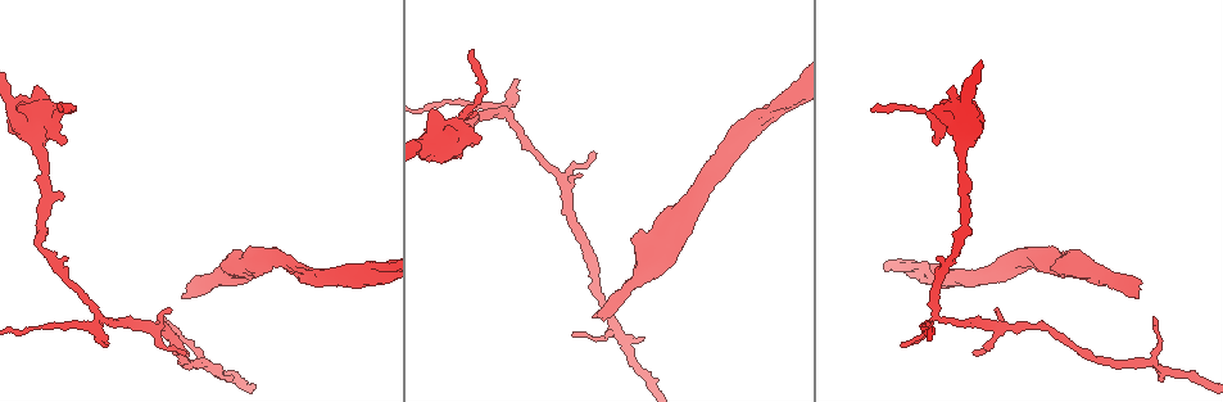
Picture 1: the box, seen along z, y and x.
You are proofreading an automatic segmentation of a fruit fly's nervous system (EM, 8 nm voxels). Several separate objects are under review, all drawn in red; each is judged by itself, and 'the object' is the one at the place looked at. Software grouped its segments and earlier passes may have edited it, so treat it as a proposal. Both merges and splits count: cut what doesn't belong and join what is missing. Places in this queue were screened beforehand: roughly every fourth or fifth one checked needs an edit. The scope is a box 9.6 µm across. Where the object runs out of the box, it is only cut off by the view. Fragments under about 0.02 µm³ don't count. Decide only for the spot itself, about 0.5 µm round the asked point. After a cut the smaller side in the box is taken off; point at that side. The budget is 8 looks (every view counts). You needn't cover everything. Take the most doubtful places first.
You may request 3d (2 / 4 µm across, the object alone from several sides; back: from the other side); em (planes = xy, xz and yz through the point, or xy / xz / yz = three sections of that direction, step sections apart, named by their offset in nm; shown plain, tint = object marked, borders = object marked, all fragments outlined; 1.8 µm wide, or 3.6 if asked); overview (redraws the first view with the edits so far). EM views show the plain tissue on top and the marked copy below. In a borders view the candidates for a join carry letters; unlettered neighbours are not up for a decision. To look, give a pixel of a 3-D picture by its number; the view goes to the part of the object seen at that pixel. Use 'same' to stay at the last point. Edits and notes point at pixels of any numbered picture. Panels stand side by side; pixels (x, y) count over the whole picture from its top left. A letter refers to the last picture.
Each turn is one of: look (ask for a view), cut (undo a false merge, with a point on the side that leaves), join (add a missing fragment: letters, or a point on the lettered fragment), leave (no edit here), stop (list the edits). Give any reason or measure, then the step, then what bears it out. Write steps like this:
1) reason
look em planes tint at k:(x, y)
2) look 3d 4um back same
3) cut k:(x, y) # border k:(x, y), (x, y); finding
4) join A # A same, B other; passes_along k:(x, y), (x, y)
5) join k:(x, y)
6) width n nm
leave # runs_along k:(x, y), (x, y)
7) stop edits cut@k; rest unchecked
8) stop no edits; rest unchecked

free end
look em planes borders at 1:(1138, 296)

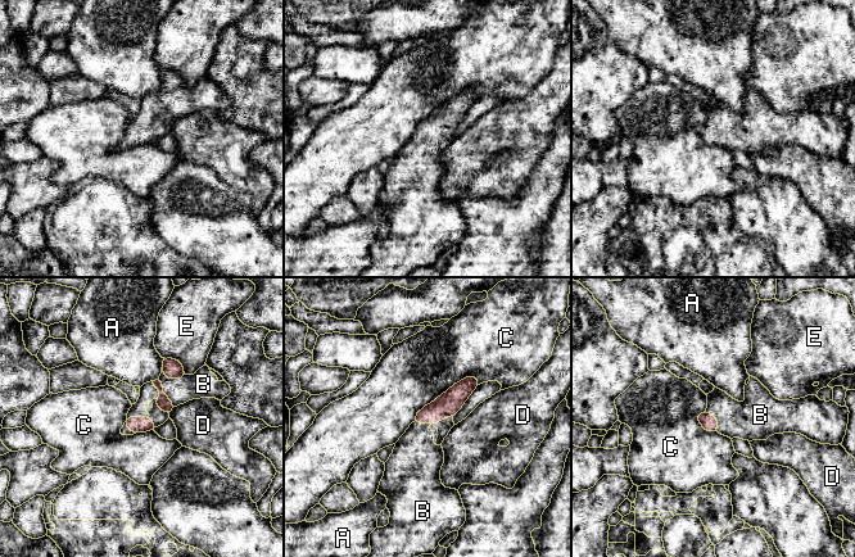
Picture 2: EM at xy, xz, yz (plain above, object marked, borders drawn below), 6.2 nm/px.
join B # A other, B same, C other, D other, E other; the neuron continues

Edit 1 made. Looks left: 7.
look overview

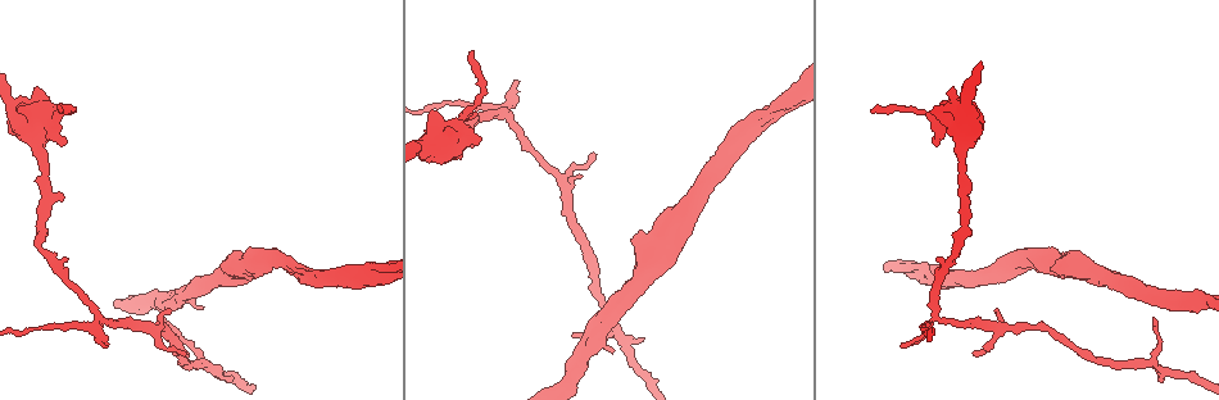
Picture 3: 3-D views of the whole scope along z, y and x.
thick turns thin
look 3d 4um at 3:(1025, 256)

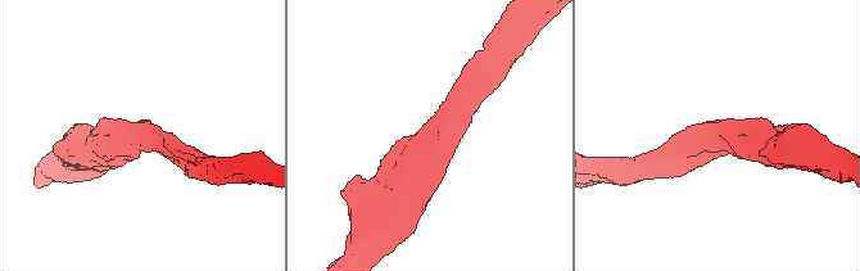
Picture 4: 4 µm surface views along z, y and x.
look em yz step 4 tint at 4:(433, 134)

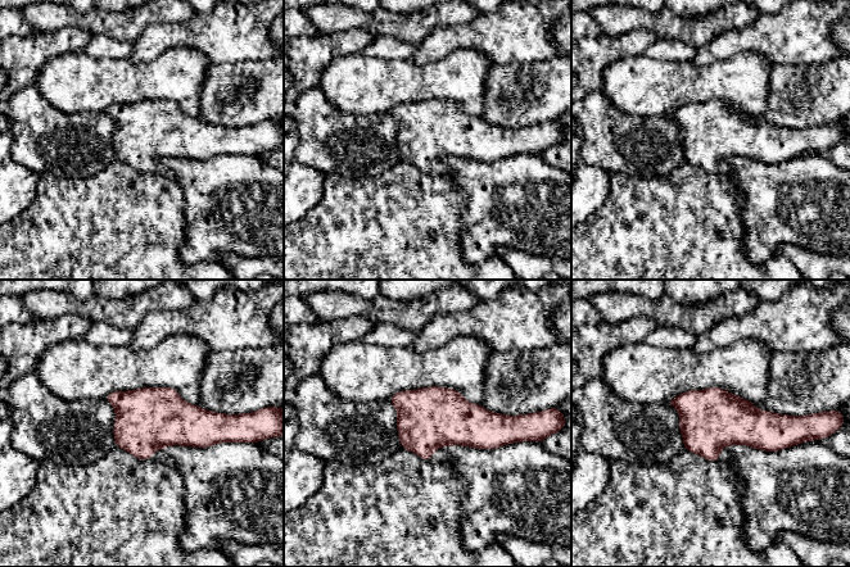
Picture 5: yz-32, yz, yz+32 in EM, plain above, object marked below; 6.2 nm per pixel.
look em planes borders same

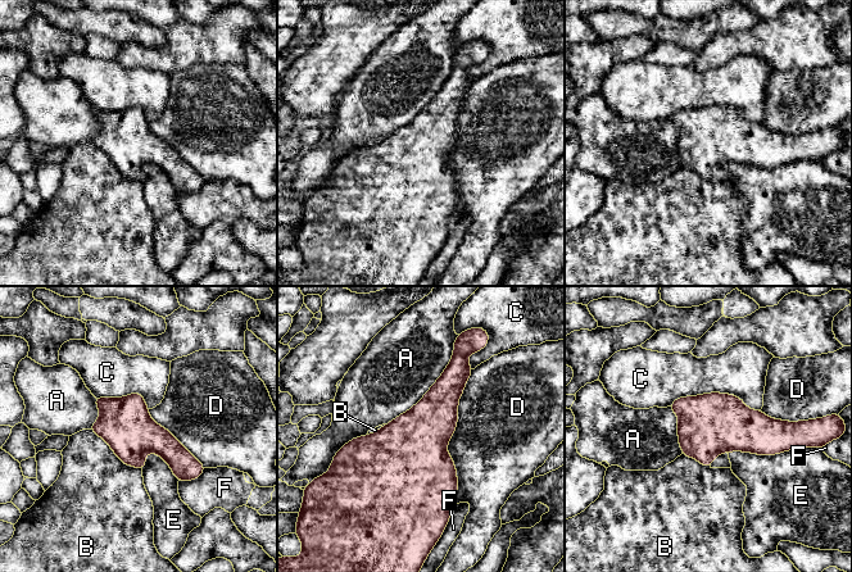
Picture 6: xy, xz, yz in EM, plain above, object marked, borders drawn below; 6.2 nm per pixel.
leave # A other, B other, C other, D other, E other, F other; border 6:(474, 370), (447, 445), (453, 504); all the same neuron

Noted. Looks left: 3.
thin end
look 3d 4um at 3:(973, 354)

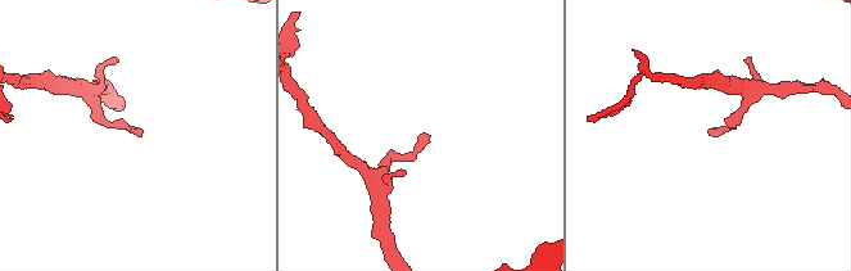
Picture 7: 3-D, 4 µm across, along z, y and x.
look em yz step 16 tint at 7:(709, 132)

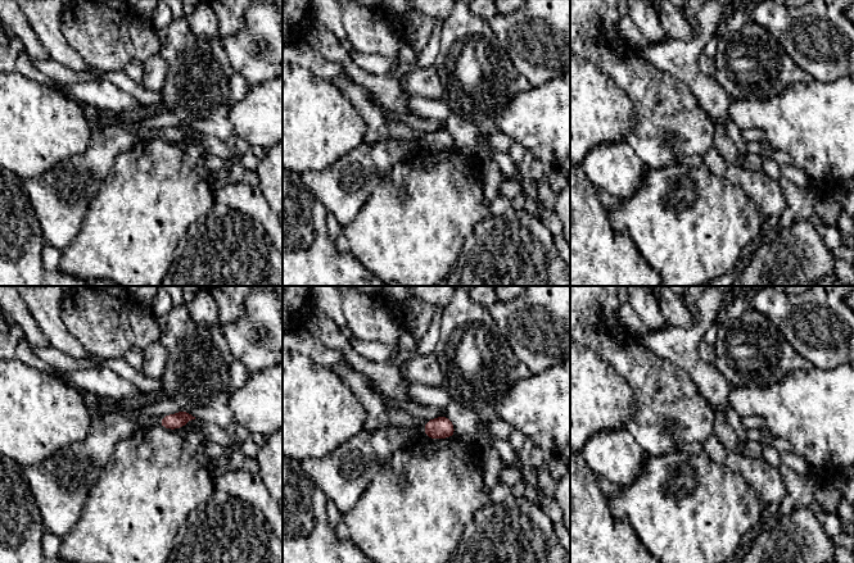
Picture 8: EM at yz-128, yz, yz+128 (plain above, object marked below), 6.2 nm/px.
look em xy step 16 borders same

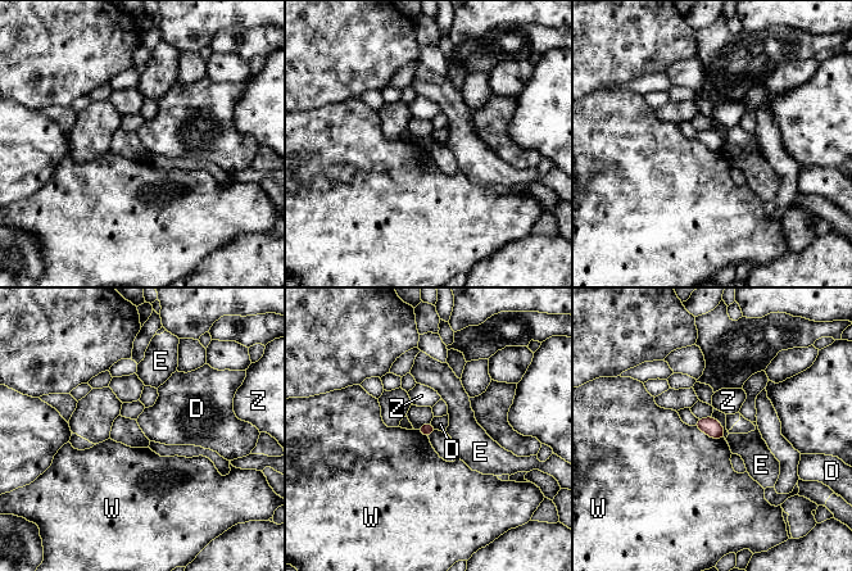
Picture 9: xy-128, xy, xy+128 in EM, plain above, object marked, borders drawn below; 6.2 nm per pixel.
leave # D other, E other, W other, Z other; border 9:(430, 422), (436, 429); no lettered fragment goes on from it

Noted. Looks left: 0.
stop edits join@2; rest unchecked

